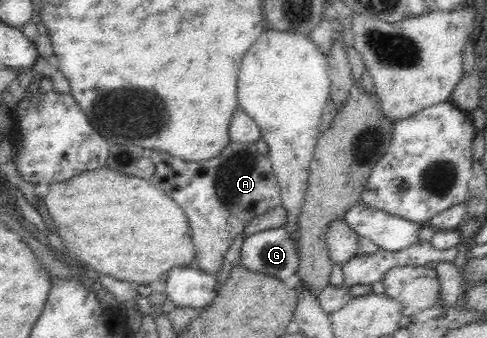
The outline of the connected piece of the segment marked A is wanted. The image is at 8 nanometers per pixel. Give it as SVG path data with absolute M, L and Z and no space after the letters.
M231 140L220 150L218 156L200 162L182 160L171 156L168 152L163 152L162 149L151 149L150 152L152 154L148 156L156 166L156 170L148 180L153 186L162 188L168 196L178 202L180 207L184 208L195 246L195 265L200 266L204 272L215 273L219 266L222 266L230 243L241 234L250 220L281 206L281 189L272 162L267 155L258 152L254 142Z

